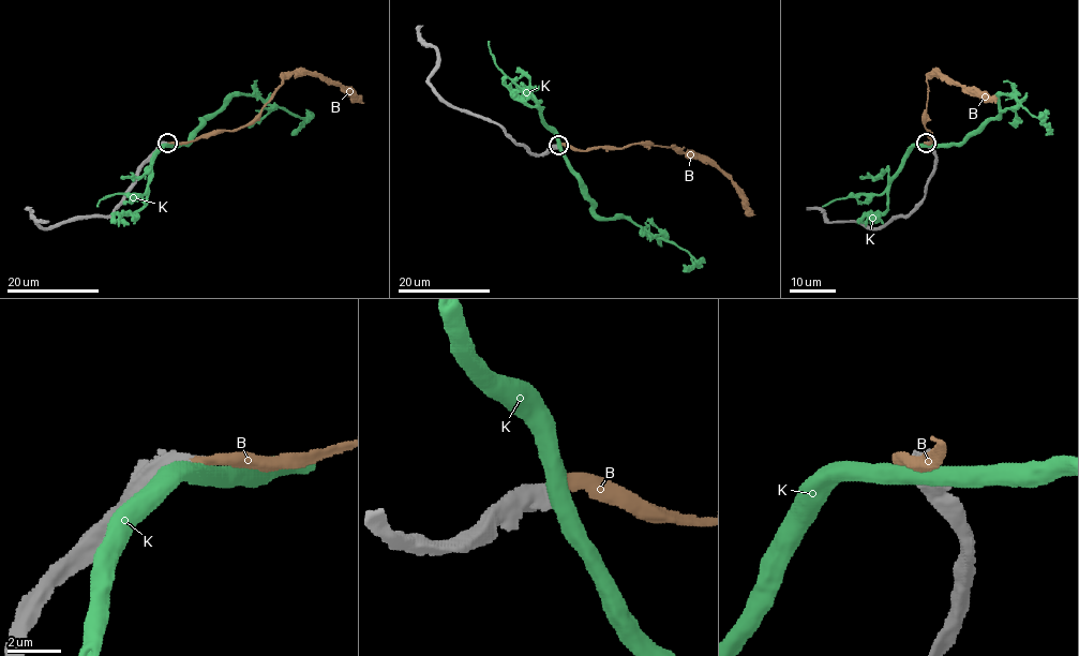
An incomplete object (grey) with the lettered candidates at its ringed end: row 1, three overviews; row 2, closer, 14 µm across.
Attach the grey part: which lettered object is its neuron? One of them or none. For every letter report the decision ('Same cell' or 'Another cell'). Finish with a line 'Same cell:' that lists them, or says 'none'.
B: Same cell
K: Another cell
Same cell: B

